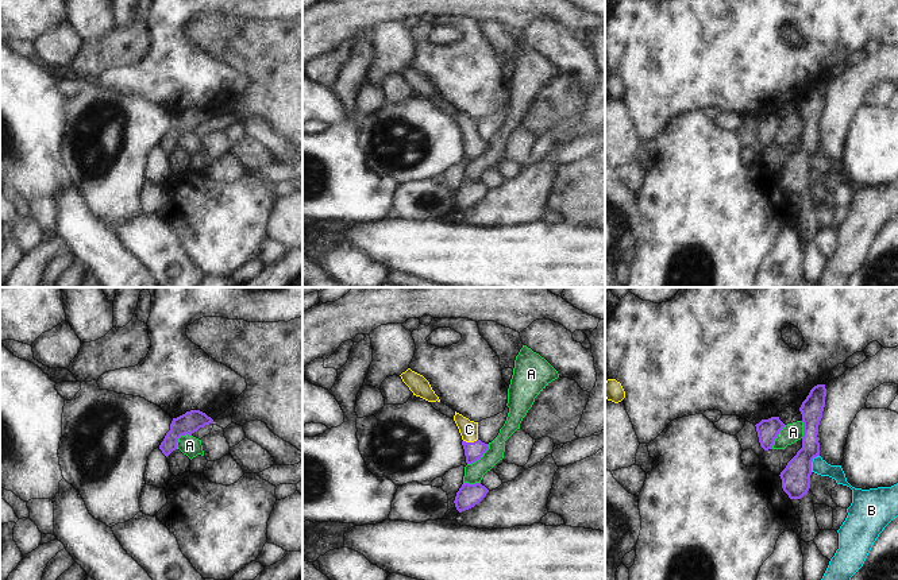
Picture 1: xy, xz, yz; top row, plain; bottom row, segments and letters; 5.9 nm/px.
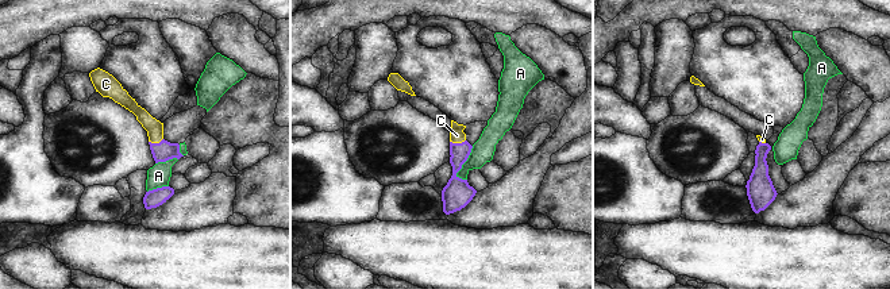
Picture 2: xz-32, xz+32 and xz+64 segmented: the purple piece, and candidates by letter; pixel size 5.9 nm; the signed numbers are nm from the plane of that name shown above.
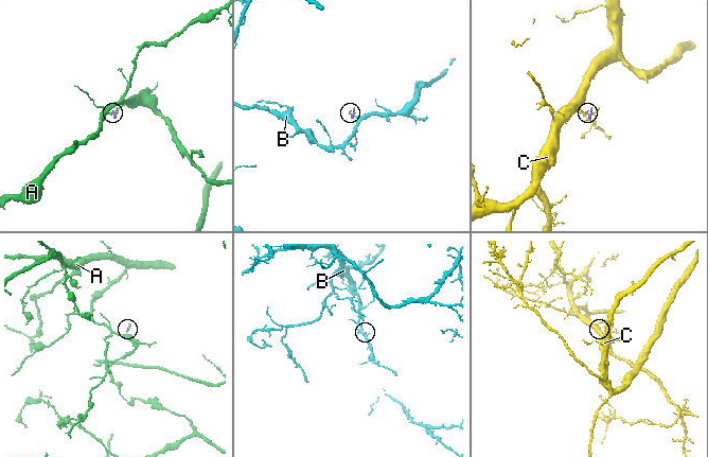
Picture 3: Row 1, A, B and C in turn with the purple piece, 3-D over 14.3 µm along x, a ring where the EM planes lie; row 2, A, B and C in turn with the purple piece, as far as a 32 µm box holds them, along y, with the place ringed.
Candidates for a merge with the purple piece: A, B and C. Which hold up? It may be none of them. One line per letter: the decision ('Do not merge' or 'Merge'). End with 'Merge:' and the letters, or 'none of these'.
A: Do not merge
B: Do not merge
C: Merge
Merge: C

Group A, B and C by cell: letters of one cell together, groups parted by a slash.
A / B / C

